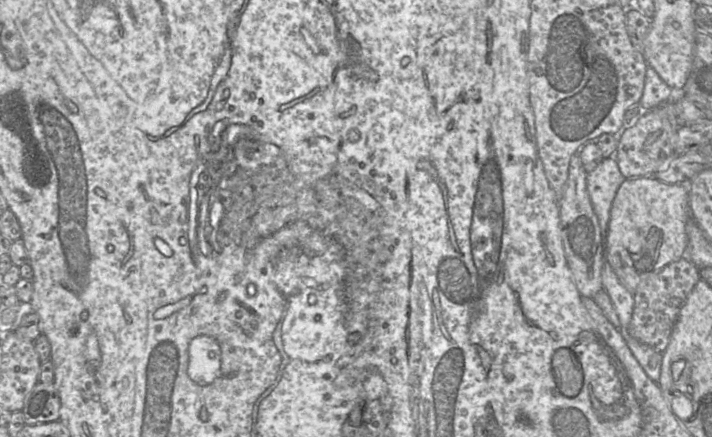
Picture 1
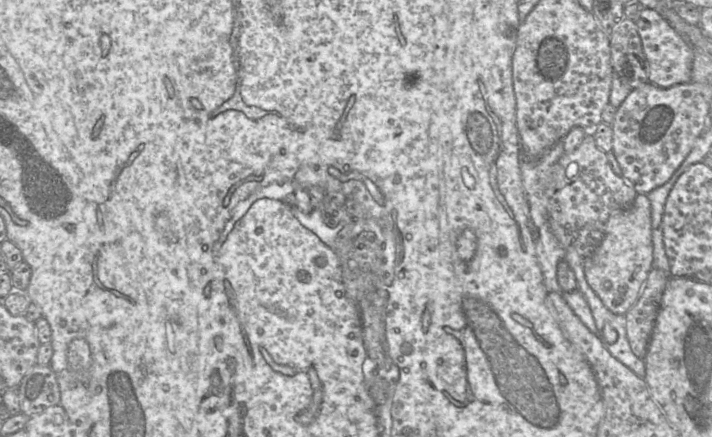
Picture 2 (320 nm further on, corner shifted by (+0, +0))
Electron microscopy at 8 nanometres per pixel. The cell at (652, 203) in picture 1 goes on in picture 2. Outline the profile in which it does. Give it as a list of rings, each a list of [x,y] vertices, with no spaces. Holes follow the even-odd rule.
[[[637,194],[630,207],[610,215],[601,242],[585,259],[584,273],[605,307],[615,314],[625,315],[638,299],[652,261],[651,204],[647,195]]]

